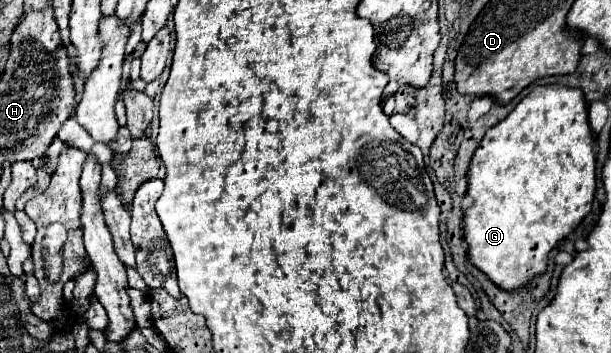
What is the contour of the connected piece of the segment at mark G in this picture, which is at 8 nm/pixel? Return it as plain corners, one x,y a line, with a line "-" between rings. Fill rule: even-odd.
539,85
535,87
499,125
495,125
493,129
487,131
487,135
483,137
479,149
475,151
471,163
469,163
469,171
467,171
467,193
473,199
473,205
469,209
465,209
463,213
463,239
467,241
467,255
469,261
481,271
485,273
499,289
503,291
519,291
525,287
525,283
529,285
537,275
543,275
547,271
547,259
551,249
565,239
581,221
583,217
591,211
593,205
593,195
595,195
595,139
589,127
589,119
587,119
587,103
581,95
581,91
573,91
569,87
563,85

